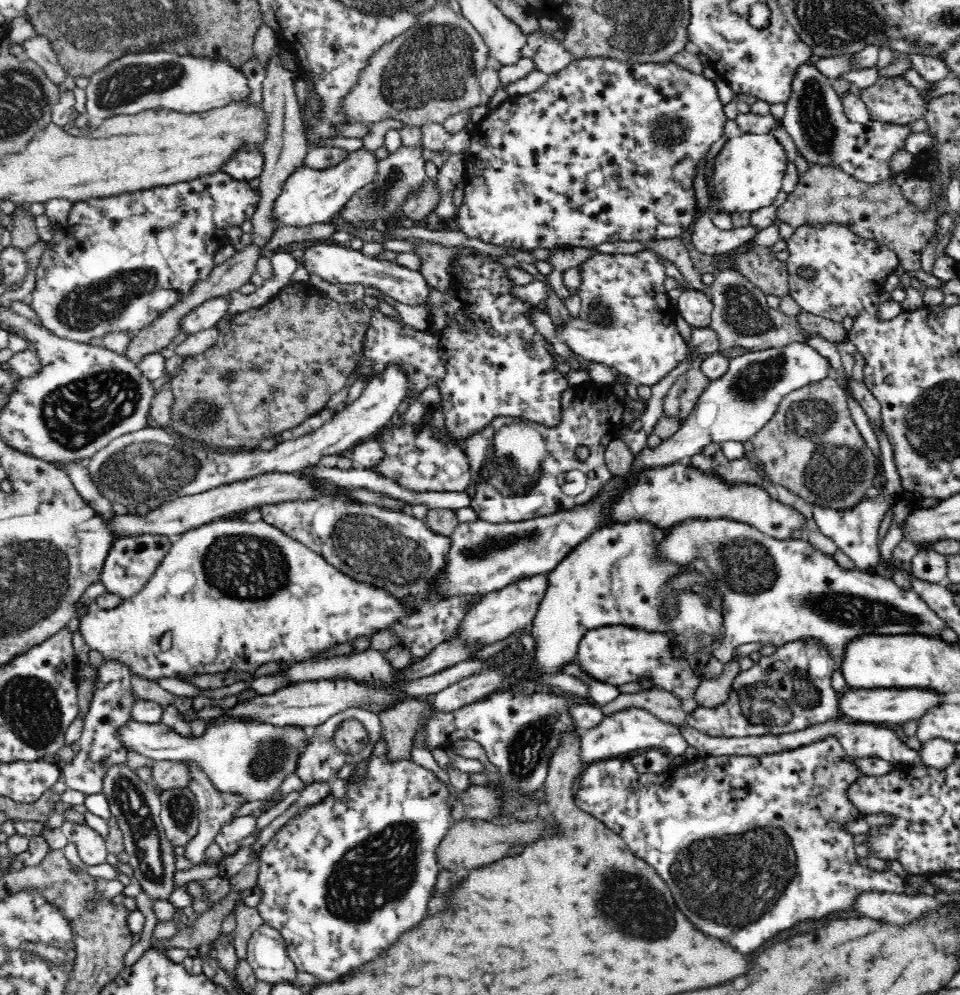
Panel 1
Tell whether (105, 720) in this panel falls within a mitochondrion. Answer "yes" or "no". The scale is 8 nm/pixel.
no

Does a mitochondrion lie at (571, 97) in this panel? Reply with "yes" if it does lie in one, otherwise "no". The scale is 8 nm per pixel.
no

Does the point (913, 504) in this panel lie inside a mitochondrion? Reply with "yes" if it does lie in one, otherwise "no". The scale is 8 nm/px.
no

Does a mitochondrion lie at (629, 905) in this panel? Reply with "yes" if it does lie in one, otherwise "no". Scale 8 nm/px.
yes

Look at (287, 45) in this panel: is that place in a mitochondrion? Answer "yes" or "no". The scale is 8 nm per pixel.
no

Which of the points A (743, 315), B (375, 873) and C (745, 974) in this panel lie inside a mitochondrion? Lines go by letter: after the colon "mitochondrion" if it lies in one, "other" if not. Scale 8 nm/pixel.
A: mitochondrion
B: mitochondrion
C: other

